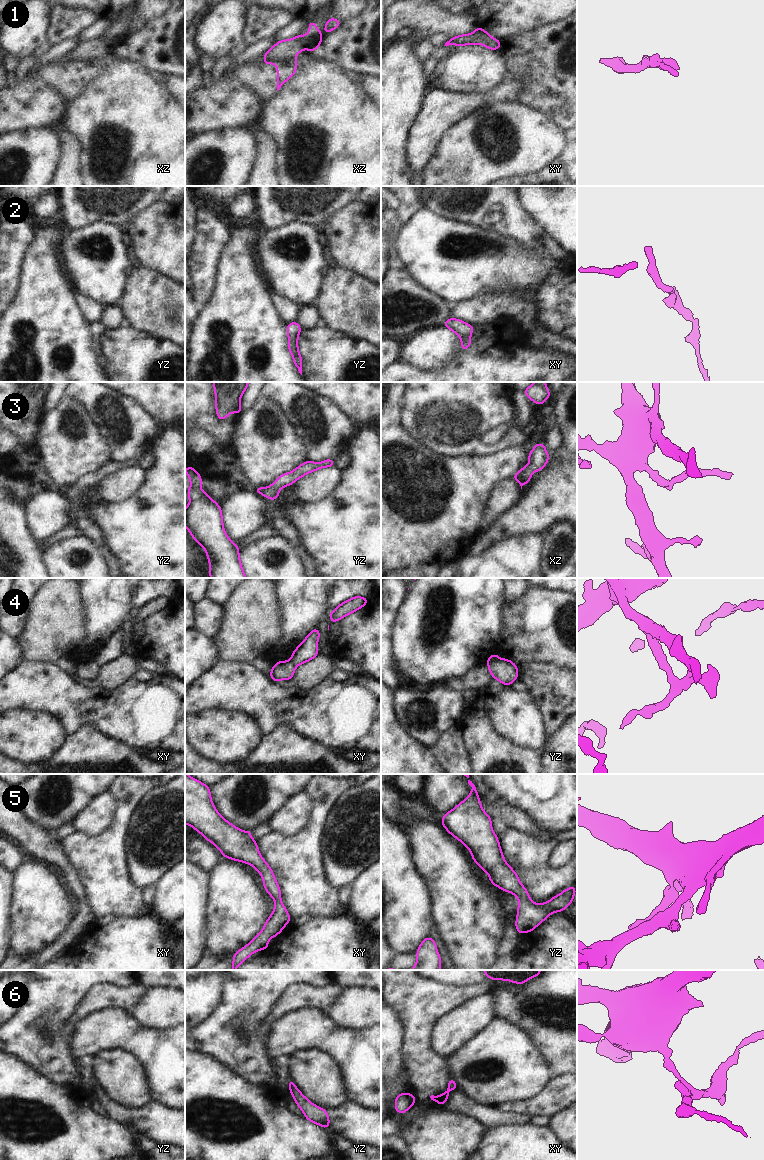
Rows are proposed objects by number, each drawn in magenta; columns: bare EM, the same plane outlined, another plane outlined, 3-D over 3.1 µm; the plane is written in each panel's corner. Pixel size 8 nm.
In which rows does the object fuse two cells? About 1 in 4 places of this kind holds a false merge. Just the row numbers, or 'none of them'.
4

